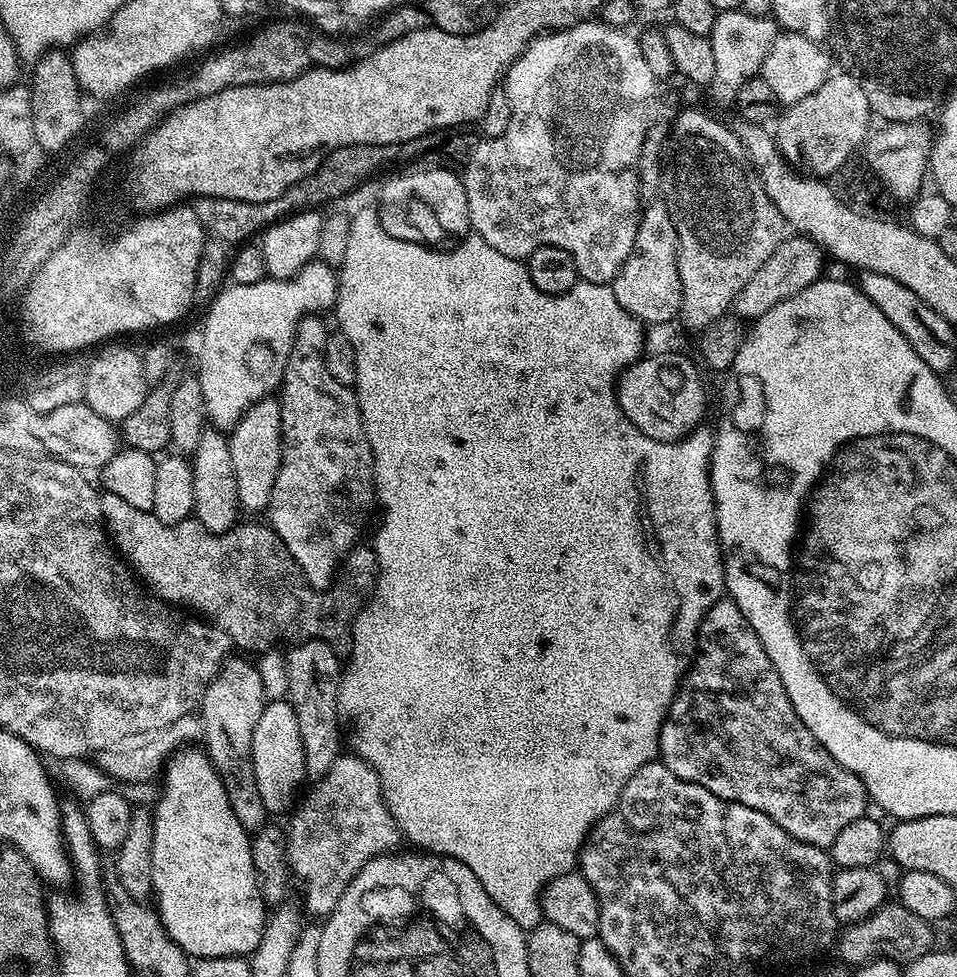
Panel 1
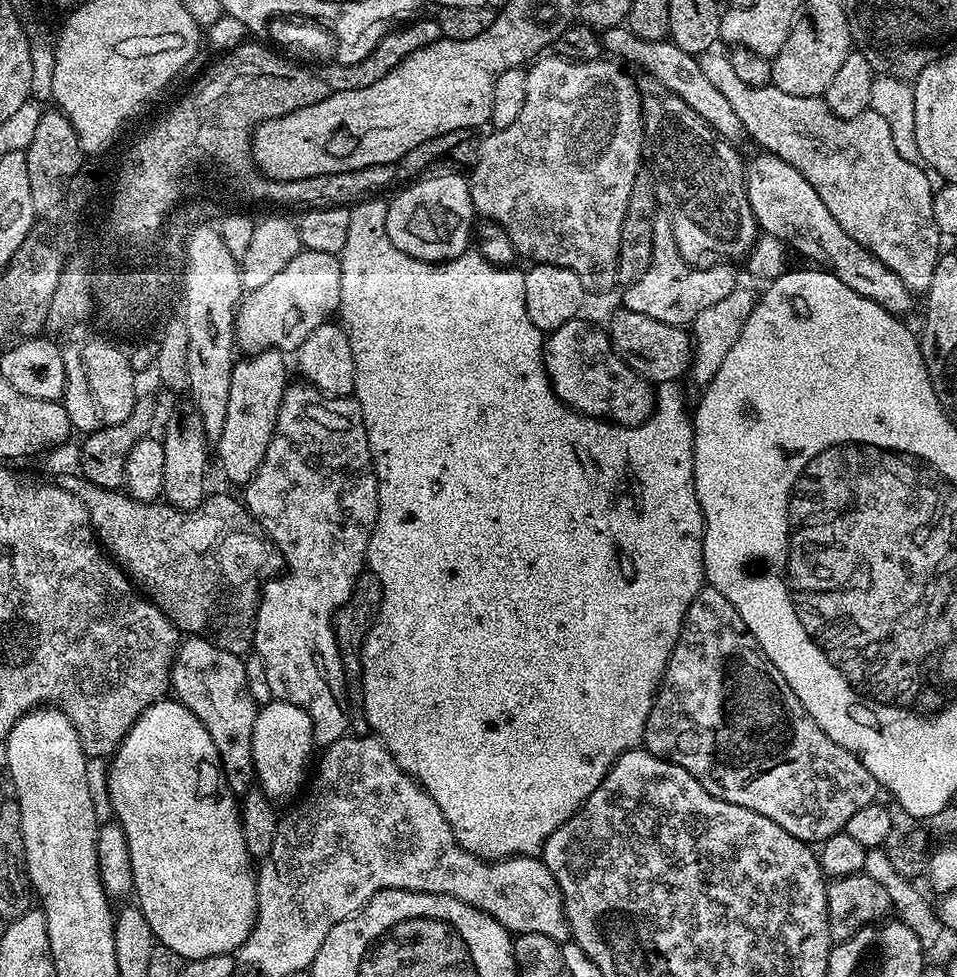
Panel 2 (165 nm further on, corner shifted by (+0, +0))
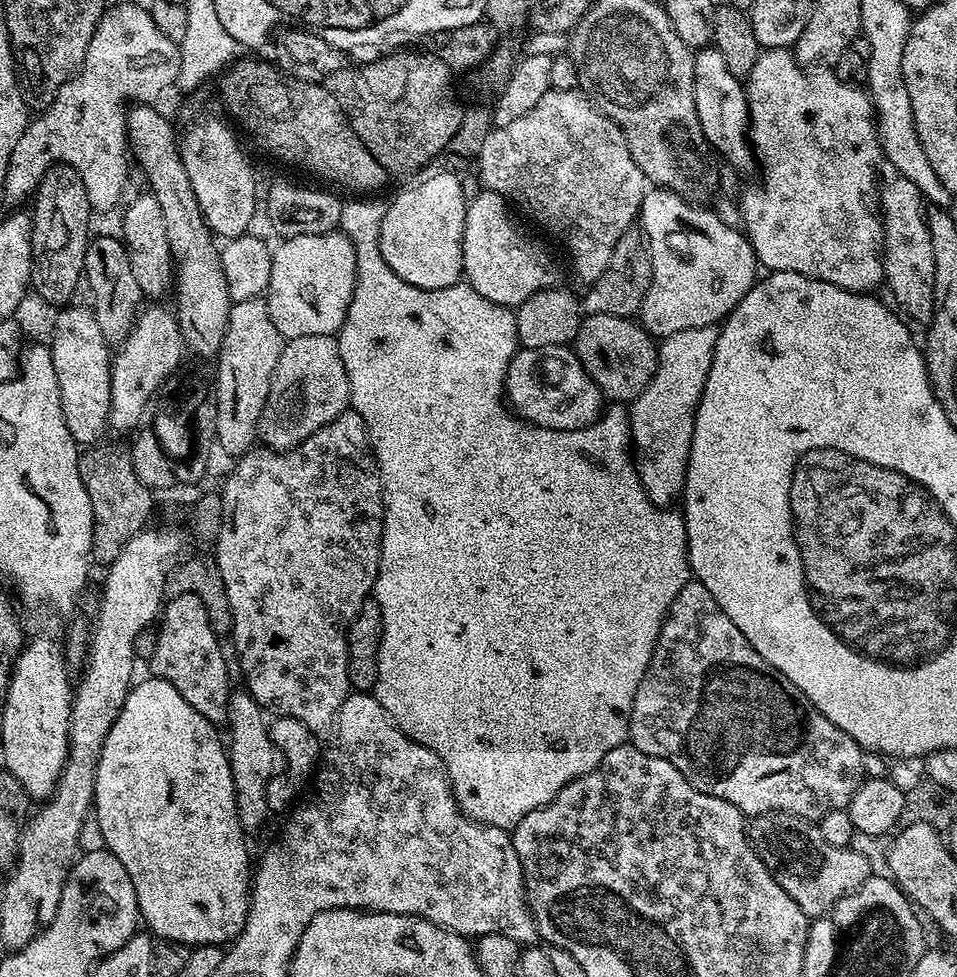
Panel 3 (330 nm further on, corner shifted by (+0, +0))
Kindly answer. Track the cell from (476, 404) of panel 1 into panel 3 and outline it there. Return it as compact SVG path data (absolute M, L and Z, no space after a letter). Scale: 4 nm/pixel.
M352 198L352 201L341 203L339 231L350 238L354 246L354 258L356 259L356 285L350 302L350 310L342 322L340 331L336 336L338 354L342 354L342 366L346 366L346 378L348 379L348 395L350 397L351 411L356 412L362 418L362 422L368 431L368 443L372 446L372 455L376 458L376 466L380 473L380 482L384 485L384 529L382 530L382 542L380 543L380 573L376 576L374 599L382 610L382 642L378 650L378 674L376 675L376 687L374 695L376 701L381 704L392 716L392 721L400 727L414 742L429 748L444 764L448 771L448 777L452 783L452 795L456 798L456 804L463 810L466 816L476 820L480 824L489 824L495 828L511 830L515 828L523 816L530 814L530 810L538 810L538 806L548 804L570 782L578 777L590 774L610 754L610 750L621 747L628 740L628 727L630 726L630 710L634 706L634 694L638 694L638 686L650 666L650 658L654 654L654 646L658 642L658 634L664 625L666 614L678 598L678 590L686 586L690 579L688 567L688 535L684 525L684 517L679 511L658 508L650 502L646 490L640 481L640 473L634 463L634 456L630 449L632 443L632 427L628 424L629 409L624 406L612 406L603 413L596 423L589 428L578 430L550 430L537 424L530 424L527 420L521 420L519 416L510 411L506 403L504 391L504 379L508 373L510 362L518 351L516 339L516 313L511 308L503 308L478 294L466 282L446 286L442 290L422 290L418 286L410 286L390 266L386 266L386 258L382 258L380 249L380 227L384 217L385 205L371 204L368 198Z

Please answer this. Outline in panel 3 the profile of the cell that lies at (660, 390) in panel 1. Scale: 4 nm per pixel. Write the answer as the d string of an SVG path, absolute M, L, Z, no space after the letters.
M569 345L520 348L510 362L504 391L511 411L521 420L550 430L589 428L602 415L600 388L586 374Z

